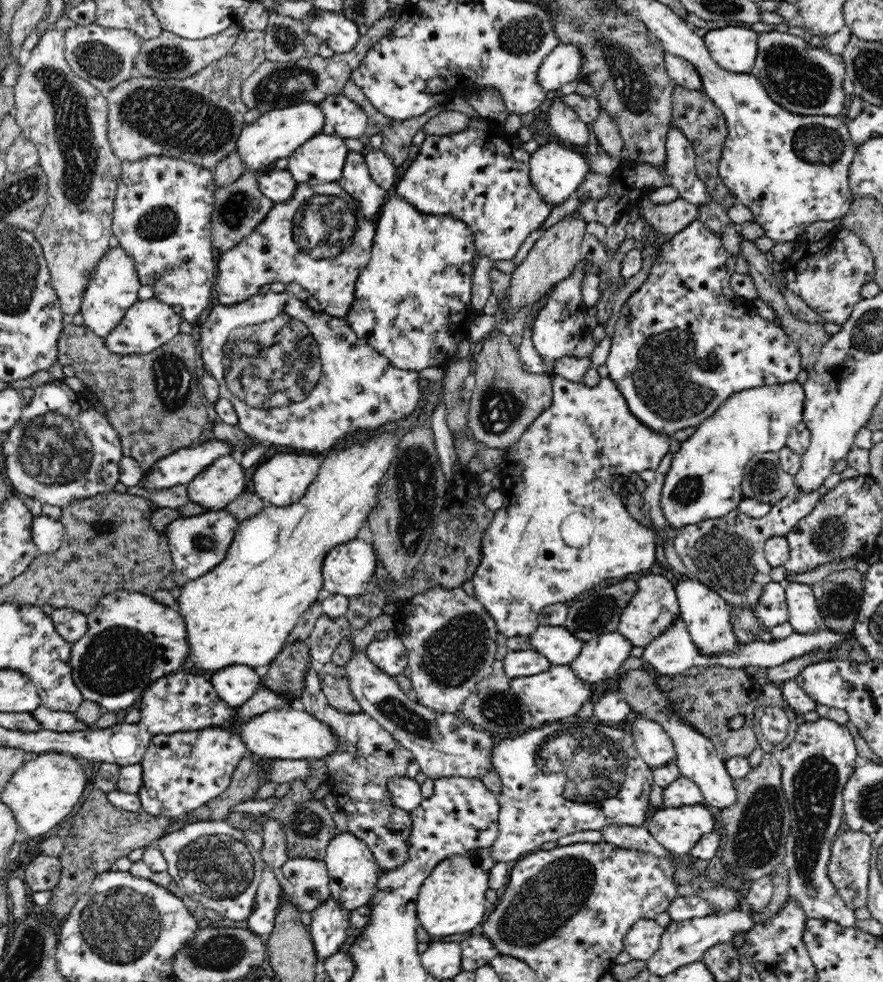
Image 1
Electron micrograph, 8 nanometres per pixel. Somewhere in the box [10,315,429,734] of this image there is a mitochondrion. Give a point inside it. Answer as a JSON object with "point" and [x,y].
{"point":[54,449]}

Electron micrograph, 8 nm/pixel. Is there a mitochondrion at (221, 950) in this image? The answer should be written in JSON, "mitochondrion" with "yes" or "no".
{"mitochondrion":"yes"}

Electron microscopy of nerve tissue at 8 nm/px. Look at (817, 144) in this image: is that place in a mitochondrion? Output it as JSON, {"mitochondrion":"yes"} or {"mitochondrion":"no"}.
{"mitochondrion":"yes"}

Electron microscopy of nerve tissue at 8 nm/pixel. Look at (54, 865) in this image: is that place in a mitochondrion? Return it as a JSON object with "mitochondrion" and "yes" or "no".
{"mitochondrion":"no"}

